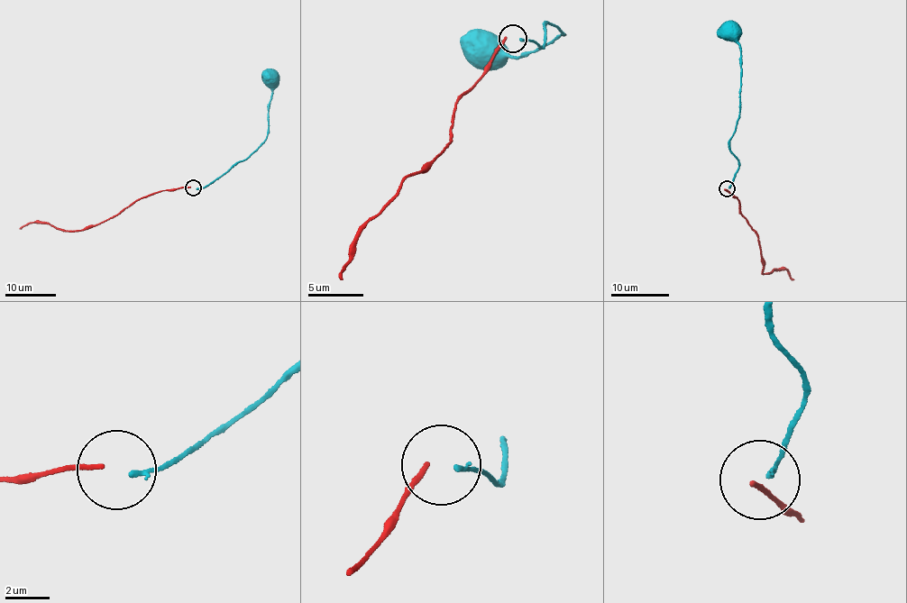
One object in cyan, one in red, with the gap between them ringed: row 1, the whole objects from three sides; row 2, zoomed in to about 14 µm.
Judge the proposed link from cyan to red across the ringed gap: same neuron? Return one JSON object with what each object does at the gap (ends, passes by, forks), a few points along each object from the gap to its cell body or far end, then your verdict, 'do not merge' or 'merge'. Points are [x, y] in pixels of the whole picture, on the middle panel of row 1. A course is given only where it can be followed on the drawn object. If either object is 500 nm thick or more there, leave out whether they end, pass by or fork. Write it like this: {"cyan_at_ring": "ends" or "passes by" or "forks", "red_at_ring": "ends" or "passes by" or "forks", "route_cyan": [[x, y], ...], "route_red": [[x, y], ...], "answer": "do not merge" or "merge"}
{"cyan_at_ring": "ends", "red_at_ring": "ends", "route_cyan": [[519, 39], [535, 42], [541, 48], [548, 22], [561, 35], [563, 32], [512, 59], [481, 56], [484, 50]], "route_red": [[506, 36], [490, 69], [458, 101], [444, 150], [420, 171], [410, 173], [400, 192], [366, 223], [341, 280]], "answer": "merge"}

